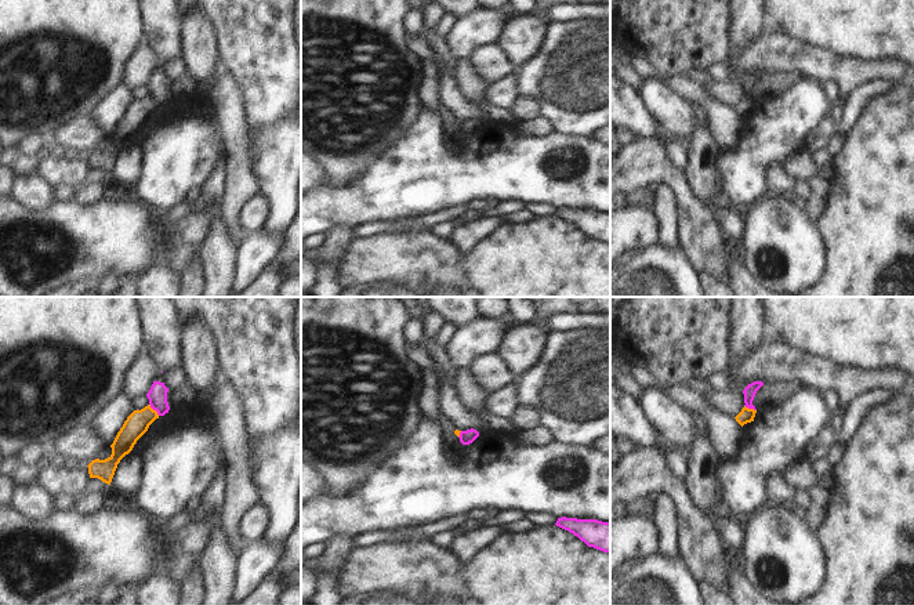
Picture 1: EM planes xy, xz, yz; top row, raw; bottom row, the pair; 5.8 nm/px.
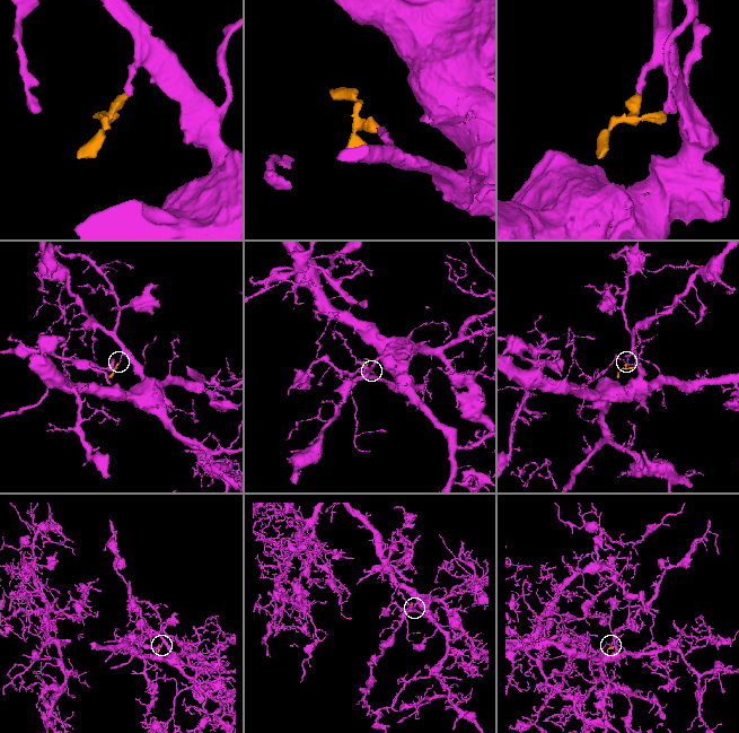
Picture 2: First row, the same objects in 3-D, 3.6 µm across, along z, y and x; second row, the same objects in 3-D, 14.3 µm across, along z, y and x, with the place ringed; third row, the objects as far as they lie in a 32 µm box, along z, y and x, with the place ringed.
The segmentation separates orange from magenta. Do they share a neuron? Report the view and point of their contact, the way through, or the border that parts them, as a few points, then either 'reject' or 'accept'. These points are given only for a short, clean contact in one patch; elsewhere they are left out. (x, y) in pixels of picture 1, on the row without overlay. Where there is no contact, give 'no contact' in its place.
meets orange in xy at (152, 100); border along xy (149, 94), (159, 105); reject

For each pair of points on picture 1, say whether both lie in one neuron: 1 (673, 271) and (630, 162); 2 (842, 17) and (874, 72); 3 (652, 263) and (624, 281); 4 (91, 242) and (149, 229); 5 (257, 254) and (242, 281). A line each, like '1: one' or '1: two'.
1: two
2: two
3: one
4: one
5: one

